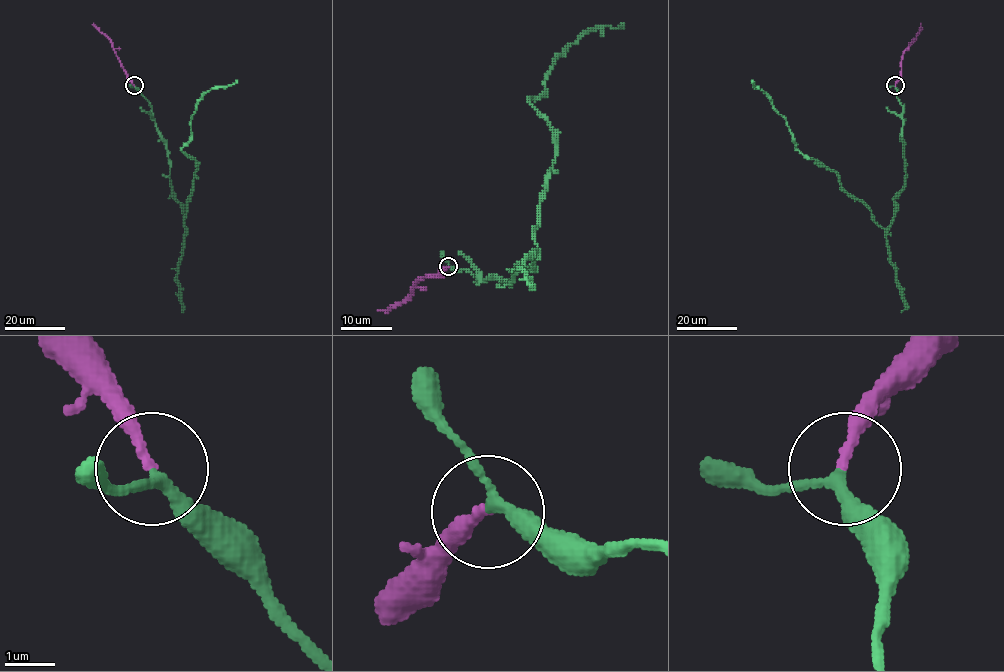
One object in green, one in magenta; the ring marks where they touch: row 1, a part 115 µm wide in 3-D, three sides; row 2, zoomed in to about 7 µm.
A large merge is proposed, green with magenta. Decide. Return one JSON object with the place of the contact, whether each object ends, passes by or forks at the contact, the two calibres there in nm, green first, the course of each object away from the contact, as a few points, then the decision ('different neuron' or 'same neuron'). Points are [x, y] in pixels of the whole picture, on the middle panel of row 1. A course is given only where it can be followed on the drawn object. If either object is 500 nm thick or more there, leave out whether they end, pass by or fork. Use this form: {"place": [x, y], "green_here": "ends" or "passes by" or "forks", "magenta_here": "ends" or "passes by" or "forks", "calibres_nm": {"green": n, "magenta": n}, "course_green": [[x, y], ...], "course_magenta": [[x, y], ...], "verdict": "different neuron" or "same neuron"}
{"place": [448, 266], "green_here": "passes by", "magenta_here": "ends", "calibres_nm": {"green": 200, "magenta": 200}, "course_green": [[448, 266], [509, 284], [533, 264], [556, 138], [529, 100], [584, 34], [622, 24]], "course_magenta": [[448, 266], [439, 275], [420, 278], [402, 302], [383, 311], [378, 309]], "verdict": "same neuron"}

